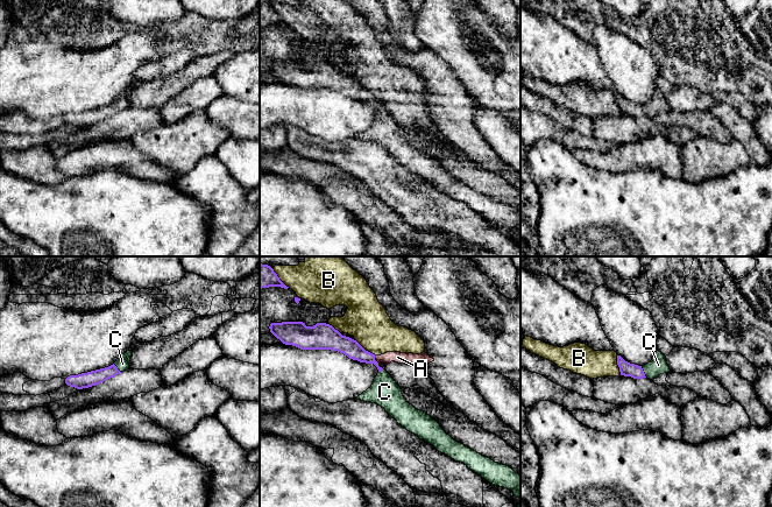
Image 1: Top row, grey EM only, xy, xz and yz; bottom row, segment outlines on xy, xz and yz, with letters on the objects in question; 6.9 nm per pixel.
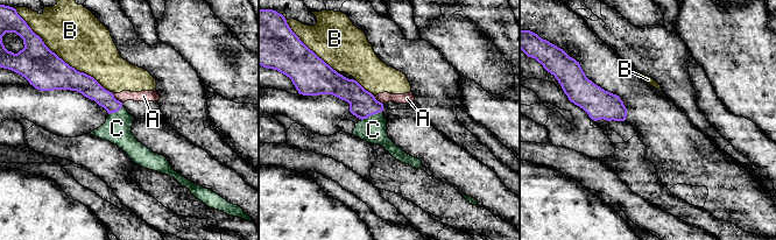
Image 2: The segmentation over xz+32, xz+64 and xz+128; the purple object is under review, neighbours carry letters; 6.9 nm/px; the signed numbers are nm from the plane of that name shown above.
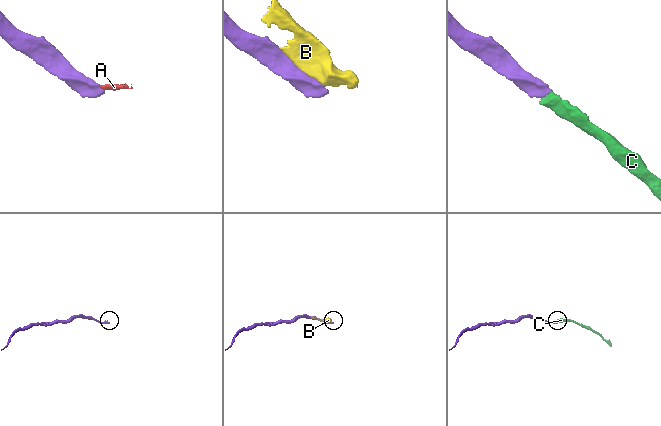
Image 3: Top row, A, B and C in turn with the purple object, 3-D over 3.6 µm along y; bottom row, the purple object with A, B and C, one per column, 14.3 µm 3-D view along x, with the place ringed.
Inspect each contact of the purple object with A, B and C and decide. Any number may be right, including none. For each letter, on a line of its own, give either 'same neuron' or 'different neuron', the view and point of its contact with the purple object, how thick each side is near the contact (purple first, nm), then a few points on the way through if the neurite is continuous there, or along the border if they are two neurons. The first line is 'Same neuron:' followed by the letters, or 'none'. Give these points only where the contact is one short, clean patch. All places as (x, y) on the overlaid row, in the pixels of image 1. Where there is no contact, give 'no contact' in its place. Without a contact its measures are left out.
Same neuron: C
A: different neuron; meets purple in xz at (374, 359); 120 nm thick on the purple side, 80 nm on the other; border along xz (374, 356), (379, 363)
B: different neuron; meets purple in xz at (278, 279); 160 nm thick on the purple side, 300 nm on the other
C: same neuron; meets purple in yz at (643, 372); 100 nm thick on the purple side, 120 nm on the other; runs through yz (628, 370), (643, 372), (651, 371), (658, 365)

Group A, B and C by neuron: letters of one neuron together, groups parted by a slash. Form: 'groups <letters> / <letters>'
groups A B / C

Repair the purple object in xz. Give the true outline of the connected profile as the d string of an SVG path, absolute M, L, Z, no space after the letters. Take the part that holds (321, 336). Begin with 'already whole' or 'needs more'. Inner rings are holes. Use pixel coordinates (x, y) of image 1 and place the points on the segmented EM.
needs more | M282 322L271 323L269 329L285 345L292 345L300 350L338 351L349 359L374 364L378 373L371 387L359 395L357 400L381 406L398 424L433 445L439 452L465 464L488 483L511 490L516 498L520 498L520 476L518 473L454 441L435 420L410 404L391 375L378 366L375 354L366 351L356 340L342 336L326 323L306 326L303 322Z

